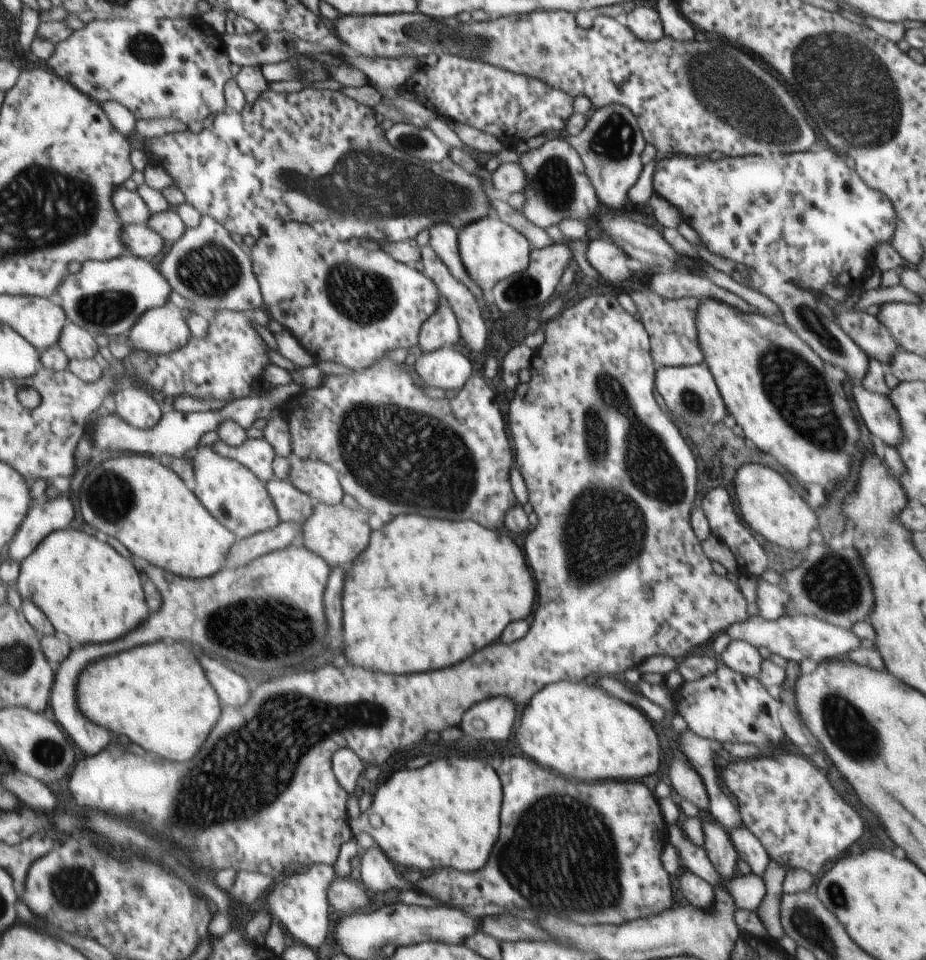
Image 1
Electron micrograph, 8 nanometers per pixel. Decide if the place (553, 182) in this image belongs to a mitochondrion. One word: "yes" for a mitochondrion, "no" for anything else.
yes

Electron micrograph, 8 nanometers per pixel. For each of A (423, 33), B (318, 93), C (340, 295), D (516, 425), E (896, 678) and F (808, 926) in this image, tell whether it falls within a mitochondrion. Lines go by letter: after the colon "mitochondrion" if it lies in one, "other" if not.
A: mitochondrion
B: other
C: mitochondrion
D: other
E: other
F: mitochondrion

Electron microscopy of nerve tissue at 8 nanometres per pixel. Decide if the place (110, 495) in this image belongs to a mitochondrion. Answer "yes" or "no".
yes

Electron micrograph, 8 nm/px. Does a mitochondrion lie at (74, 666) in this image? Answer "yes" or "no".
no

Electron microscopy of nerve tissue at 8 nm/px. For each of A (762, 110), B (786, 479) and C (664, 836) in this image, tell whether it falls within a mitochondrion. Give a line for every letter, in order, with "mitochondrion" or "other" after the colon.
A: mitochondrion
B: other
C: other

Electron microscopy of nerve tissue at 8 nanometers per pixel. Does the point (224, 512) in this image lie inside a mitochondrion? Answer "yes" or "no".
yes

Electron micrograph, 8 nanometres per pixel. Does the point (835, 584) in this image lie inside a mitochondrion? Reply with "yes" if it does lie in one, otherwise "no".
yes

